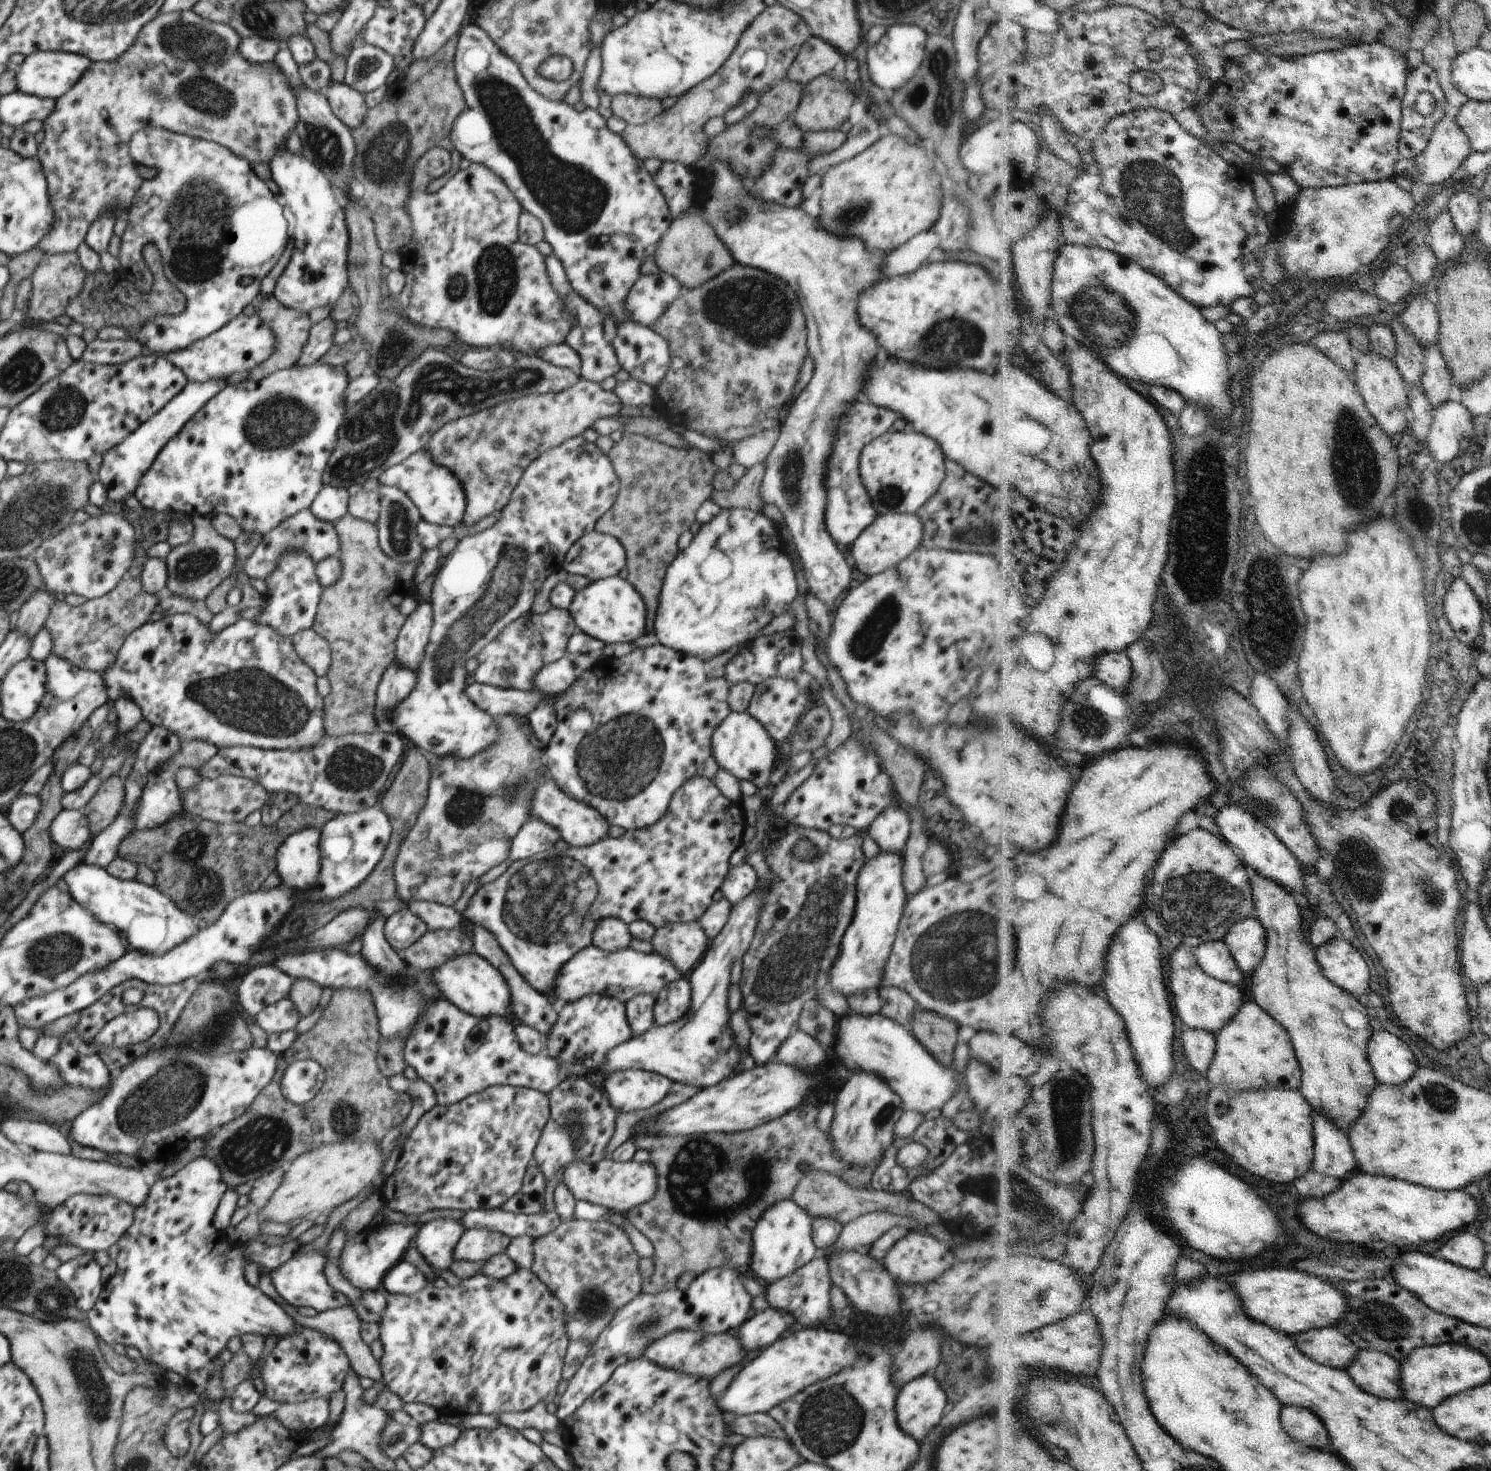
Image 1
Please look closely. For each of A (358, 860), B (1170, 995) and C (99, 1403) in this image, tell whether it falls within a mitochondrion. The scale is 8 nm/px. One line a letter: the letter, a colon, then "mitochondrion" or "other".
A: mitochondrion
B: other
C: mitochondrion

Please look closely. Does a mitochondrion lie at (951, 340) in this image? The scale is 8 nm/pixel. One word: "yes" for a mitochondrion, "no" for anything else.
yes

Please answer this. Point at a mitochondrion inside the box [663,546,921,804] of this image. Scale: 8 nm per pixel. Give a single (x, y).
(880, 624)

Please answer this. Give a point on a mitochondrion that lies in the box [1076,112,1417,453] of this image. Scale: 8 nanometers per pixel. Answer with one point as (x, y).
(1153, 191)

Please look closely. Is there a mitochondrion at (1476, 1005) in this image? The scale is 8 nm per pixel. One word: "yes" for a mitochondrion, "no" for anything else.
no

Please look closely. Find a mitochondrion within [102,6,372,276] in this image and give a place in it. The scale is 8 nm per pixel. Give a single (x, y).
(201, 91)

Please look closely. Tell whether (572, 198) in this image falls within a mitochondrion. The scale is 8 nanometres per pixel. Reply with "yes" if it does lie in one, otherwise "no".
yes

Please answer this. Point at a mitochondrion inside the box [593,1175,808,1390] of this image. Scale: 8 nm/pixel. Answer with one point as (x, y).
(647, 1322)

